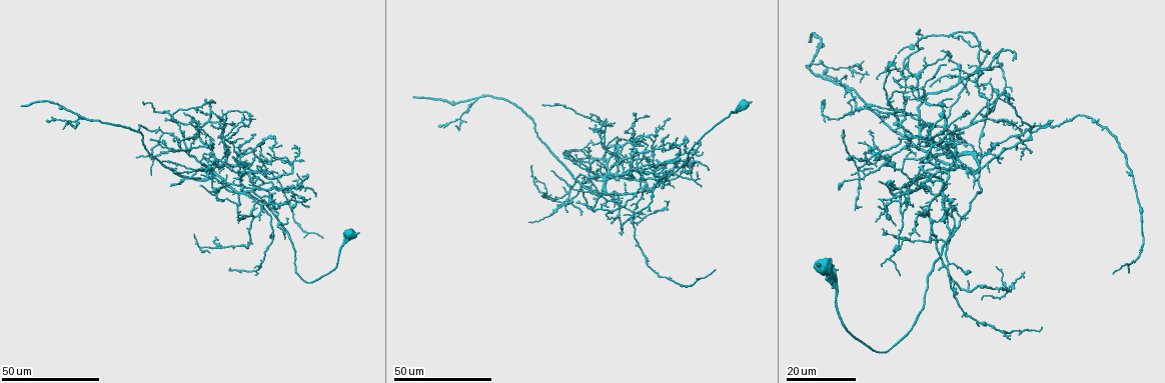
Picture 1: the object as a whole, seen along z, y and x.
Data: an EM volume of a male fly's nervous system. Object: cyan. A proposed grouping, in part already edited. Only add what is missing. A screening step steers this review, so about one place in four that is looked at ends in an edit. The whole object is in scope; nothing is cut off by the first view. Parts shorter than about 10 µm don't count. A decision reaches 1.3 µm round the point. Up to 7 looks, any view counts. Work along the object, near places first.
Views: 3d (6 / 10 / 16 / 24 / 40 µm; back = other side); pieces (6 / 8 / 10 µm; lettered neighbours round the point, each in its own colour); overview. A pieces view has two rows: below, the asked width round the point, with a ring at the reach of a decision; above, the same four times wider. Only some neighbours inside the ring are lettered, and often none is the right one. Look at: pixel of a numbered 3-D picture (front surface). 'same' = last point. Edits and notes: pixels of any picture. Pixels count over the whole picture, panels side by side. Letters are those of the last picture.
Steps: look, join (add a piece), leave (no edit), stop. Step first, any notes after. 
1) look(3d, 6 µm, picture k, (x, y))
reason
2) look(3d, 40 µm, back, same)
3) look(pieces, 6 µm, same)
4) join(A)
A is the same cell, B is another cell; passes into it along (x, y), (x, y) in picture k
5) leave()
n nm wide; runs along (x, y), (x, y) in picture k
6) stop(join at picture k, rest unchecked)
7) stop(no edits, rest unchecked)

look(3d, 40 µm, picture 1, (414, 98))
an open end

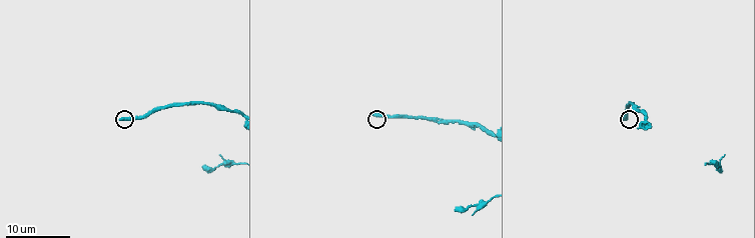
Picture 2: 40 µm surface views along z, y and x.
look(pieces, 6 µm, picture 2, (371, 114))

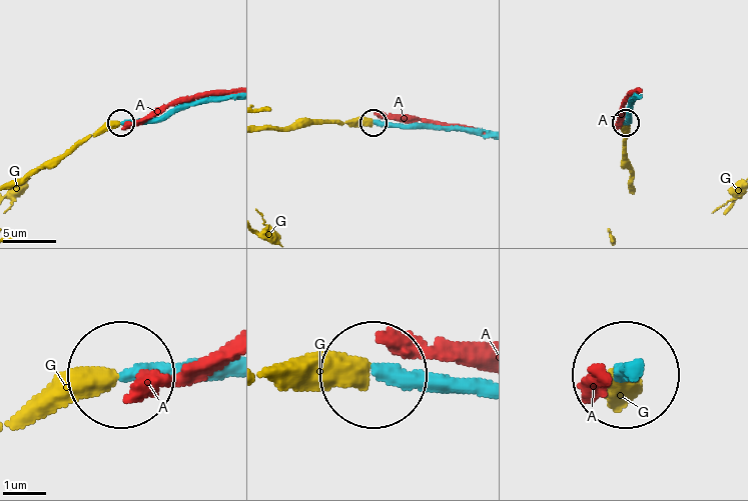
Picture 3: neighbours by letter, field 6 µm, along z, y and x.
join(G)
G is the same cell, A is another cell; it goes on there

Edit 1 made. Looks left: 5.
look(overview)

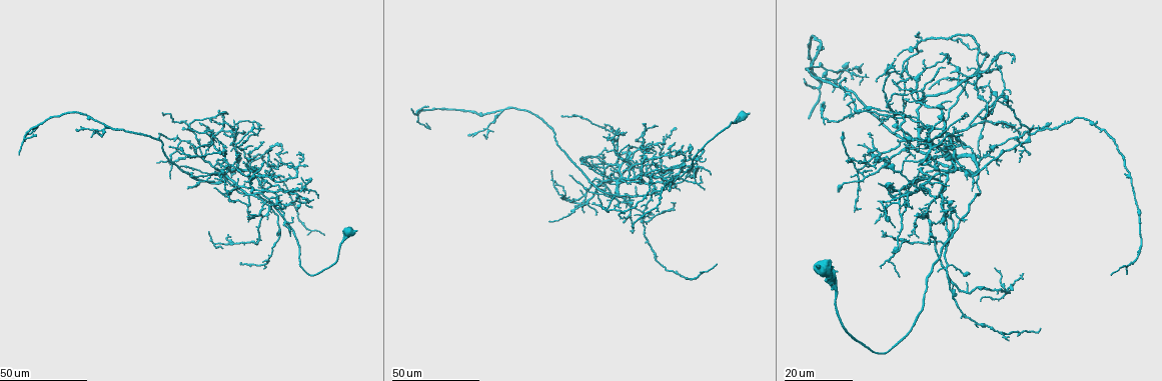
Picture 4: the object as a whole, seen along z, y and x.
look(3d, 40 µm, picture 4, (412, 110))
an open end

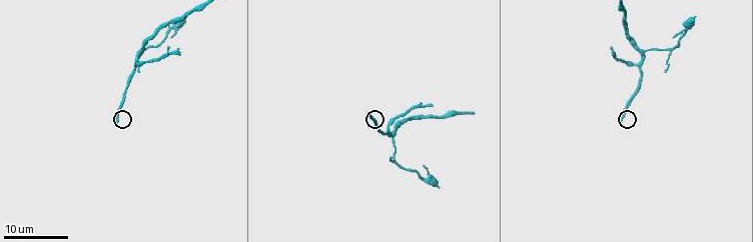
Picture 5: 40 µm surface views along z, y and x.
look(pieces, 10 µm, picture 5, (119, 121))

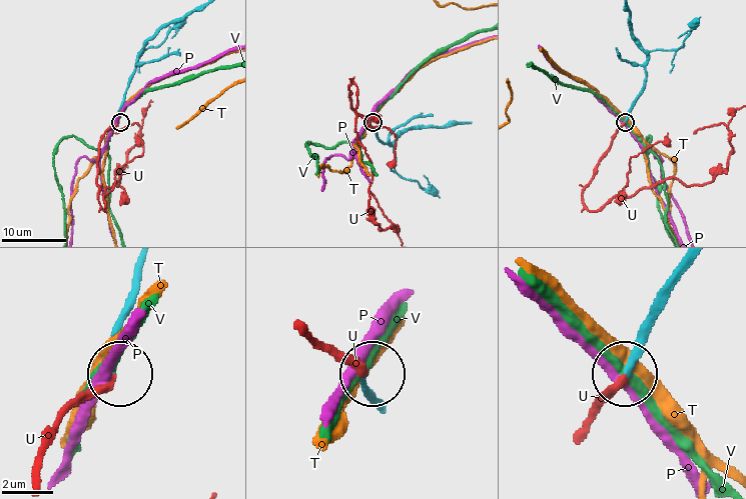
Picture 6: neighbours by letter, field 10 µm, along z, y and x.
join(U)
U is the same cell, P, T and V are other cells; passes into it along (378, 408), (366, 396), (366, 374), (334, 359), (306, 331) in picture 6; it goes on there

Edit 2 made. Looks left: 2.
look(3d, 40 µm, picture 1, (929, 86))
long arm stops here

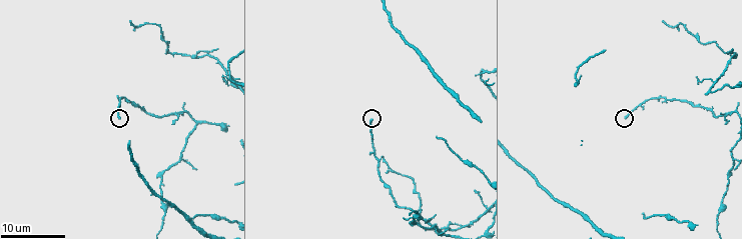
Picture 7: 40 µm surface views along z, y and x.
look(pieces, 10 µm, picture 7, (373, 119))

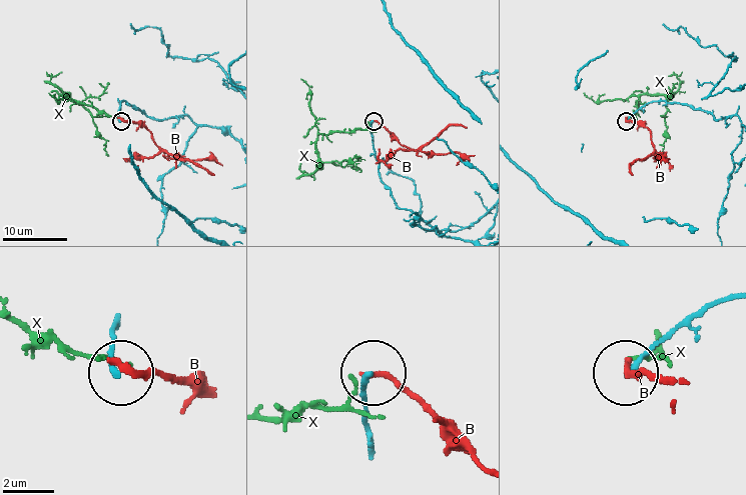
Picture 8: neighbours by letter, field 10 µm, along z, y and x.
leave()
220 nm wide; B and X are other cells; no lettered piece goes on from it

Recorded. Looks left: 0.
stop(join at picture 3, join at picture 6, rest unchecked)

